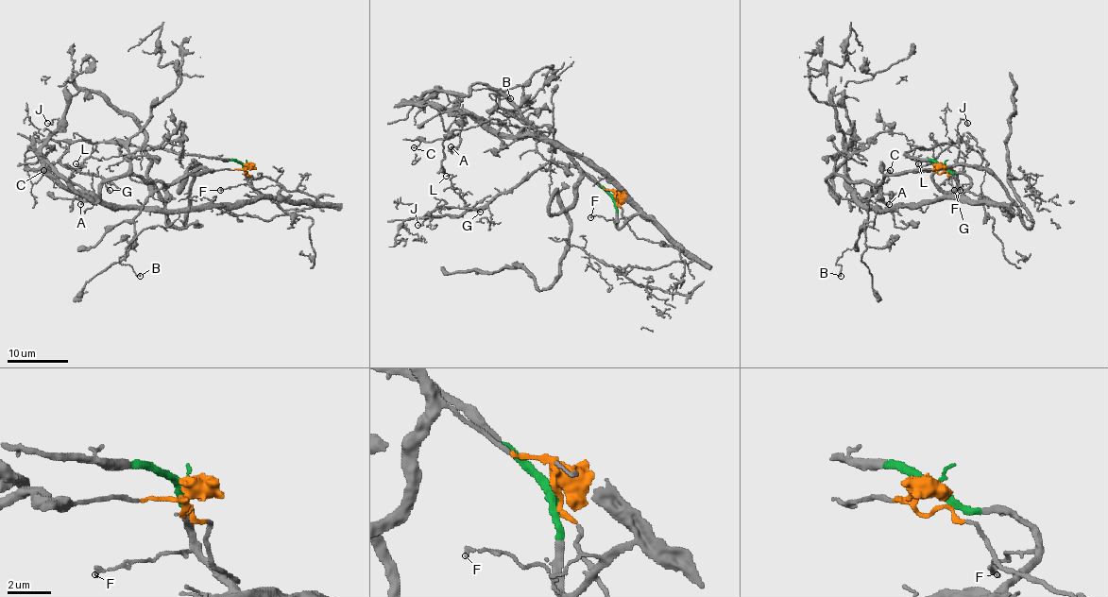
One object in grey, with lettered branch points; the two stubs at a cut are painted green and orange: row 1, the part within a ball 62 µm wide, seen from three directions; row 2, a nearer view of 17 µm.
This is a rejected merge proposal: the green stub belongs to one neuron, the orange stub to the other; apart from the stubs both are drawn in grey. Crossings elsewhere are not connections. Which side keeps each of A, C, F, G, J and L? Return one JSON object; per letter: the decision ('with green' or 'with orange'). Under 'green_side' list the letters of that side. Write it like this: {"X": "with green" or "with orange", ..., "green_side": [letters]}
{"A": "with orange", "C": "with orange", "F": "with green", "G": "with green", "J": "with green", "L": "with green", "green_side": ["F", "G", "J", "L"]}

